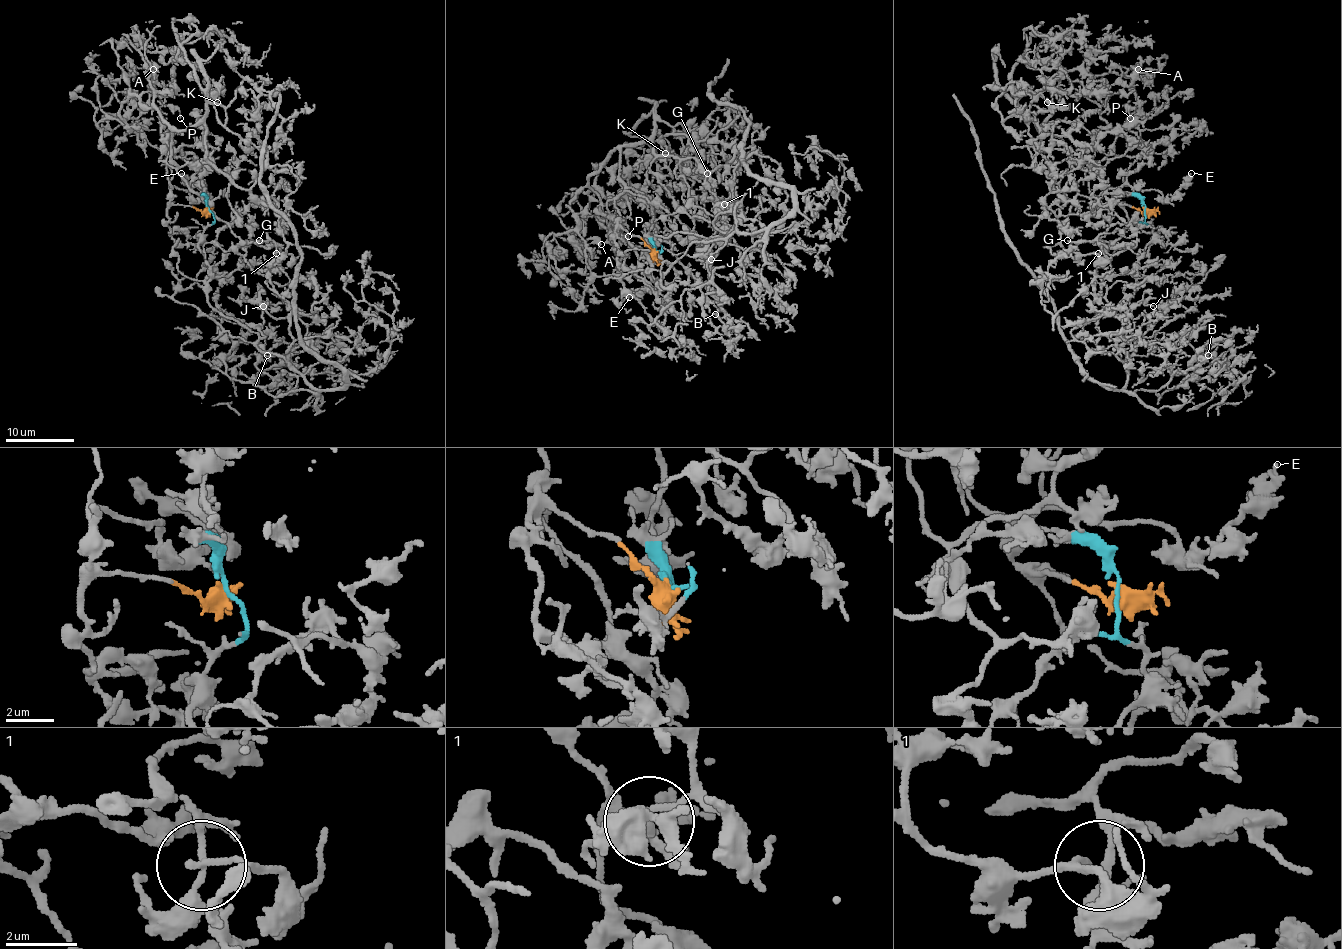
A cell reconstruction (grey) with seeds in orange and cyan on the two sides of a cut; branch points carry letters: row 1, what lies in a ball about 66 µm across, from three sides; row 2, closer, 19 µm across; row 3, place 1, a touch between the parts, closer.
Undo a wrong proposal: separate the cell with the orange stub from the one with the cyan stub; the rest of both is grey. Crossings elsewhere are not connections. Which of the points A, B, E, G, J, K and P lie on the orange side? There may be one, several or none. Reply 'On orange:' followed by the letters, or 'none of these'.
On orange: A, E, K, P

